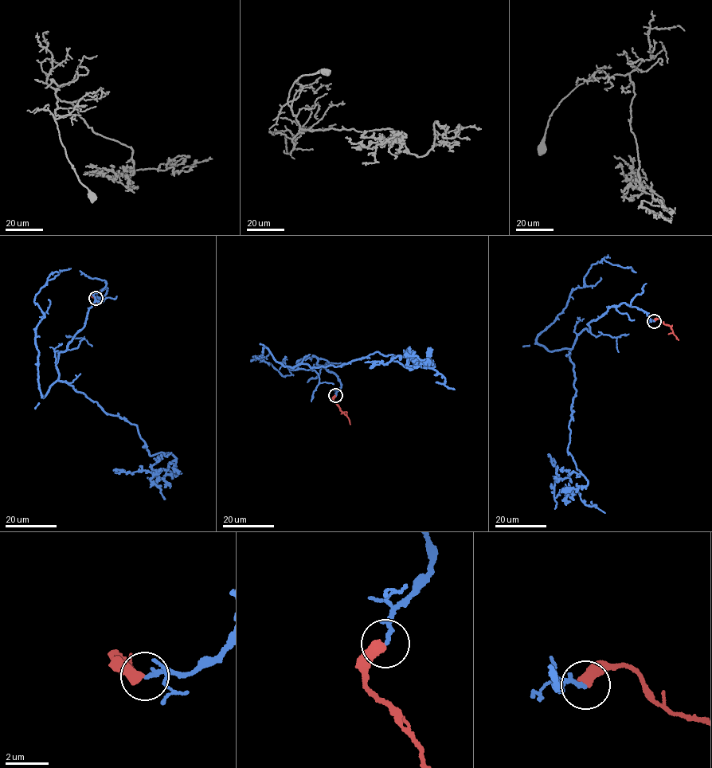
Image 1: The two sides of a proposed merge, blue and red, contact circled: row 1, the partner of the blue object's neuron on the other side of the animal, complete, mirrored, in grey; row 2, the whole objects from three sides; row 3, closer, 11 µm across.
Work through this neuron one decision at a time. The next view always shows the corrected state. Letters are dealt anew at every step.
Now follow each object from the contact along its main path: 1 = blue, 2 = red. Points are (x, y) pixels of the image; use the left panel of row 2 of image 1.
1: (95, 298), (107, 288), (59, 352), (59, 380), (136, 426), (148, 453), (163, 453), (150, 480), (170, 487)
2: (95, 298), (91, 295), (96, 300), (95, 306)

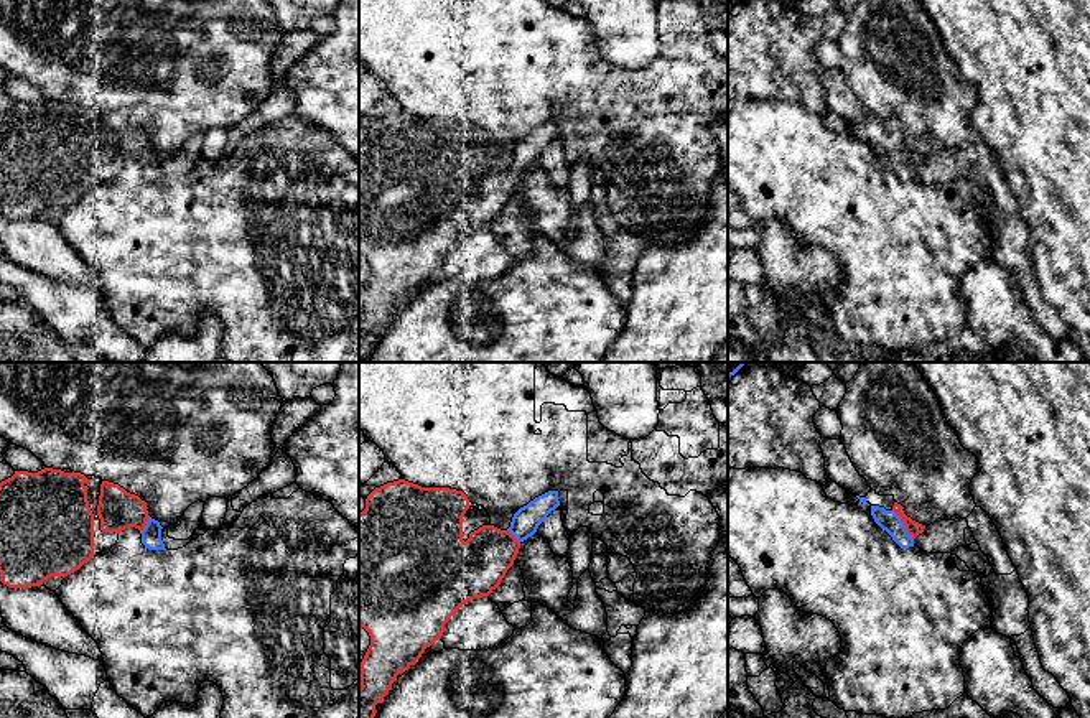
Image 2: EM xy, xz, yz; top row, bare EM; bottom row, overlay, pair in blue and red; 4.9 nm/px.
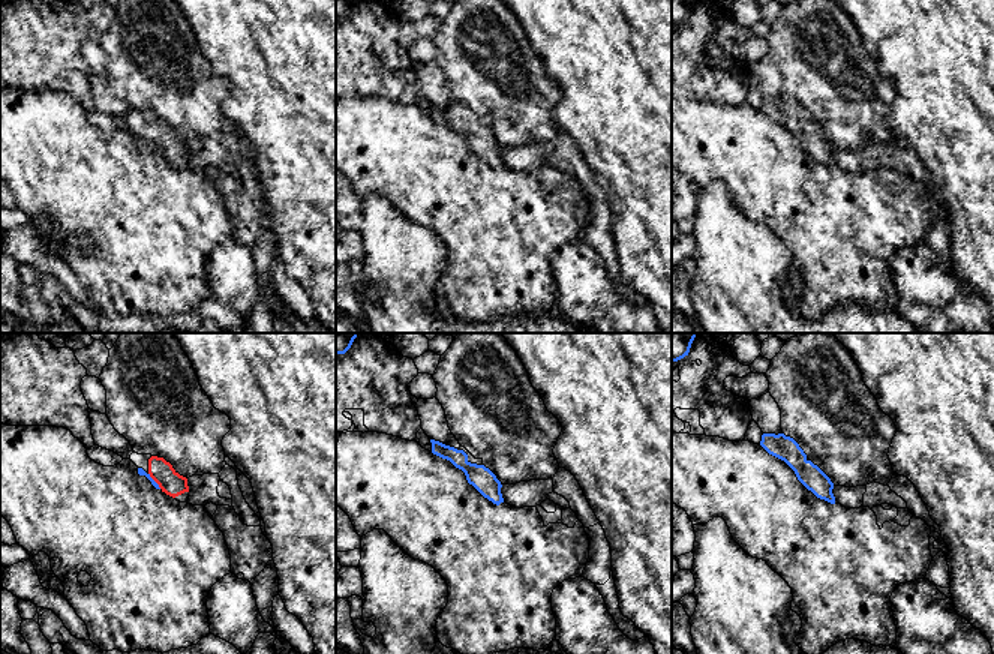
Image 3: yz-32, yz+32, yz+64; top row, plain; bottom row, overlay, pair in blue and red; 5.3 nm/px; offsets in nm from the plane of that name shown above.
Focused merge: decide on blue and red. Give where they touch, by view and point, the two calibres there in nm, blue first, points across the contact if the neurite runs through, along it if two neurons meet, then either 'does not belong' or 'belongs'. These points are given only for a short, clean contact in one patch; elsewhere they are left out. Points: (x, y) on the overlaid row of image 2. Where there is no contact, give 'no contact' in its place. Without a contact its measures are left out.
yz (903, 524) | 100/70 nm | across yz (889, 521), (903, 524), (912, 527) | belongs

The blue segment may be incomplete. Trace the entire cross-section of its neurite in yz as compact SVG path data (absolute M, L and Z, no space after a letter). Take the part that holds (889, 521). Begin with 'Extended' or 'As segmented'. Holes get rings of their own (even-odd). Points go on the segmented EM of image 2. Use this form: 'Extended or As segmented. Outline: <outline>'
Extended. Outline: M894 502L891 511L879 506L871 506L871 515L901 548L909 548L914 547L914 538L924 532L925 525L907 517L902 509L904 507L897 502Z

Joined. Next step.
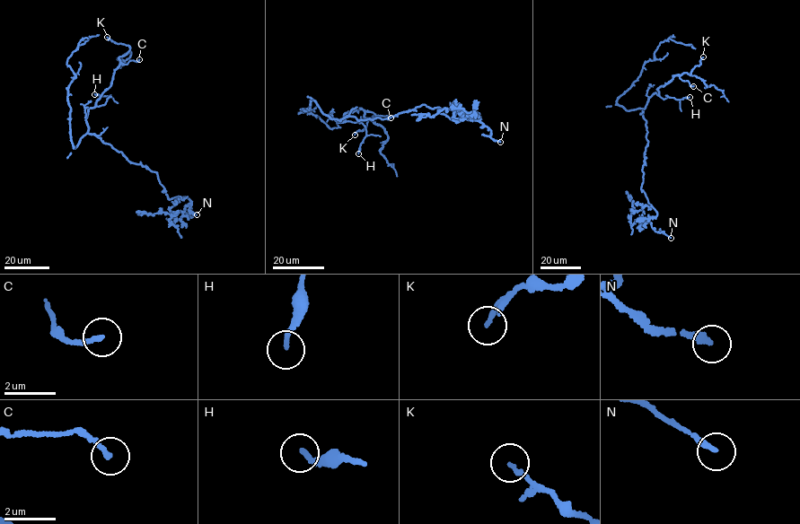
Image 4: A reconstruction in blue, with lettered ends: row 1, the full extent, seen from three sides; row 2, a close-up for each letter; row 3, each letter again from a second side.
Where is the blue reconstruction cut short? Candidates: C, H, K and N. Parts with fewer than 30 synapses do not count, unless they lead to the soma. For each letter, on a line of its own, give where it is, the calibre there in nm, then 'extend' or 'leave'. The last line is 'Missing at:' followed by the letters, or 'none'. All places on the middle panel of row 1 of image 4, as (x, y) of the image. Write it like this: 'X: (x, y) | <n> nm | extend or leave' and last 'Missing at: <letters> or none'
C: (391, 117) | 190 nm | leave
H: (358, 153) | 200 nm | leave
K: (355, 135) | 170 nm | leave
N: (500, 142) | 200 nm | extend
Missing at: N

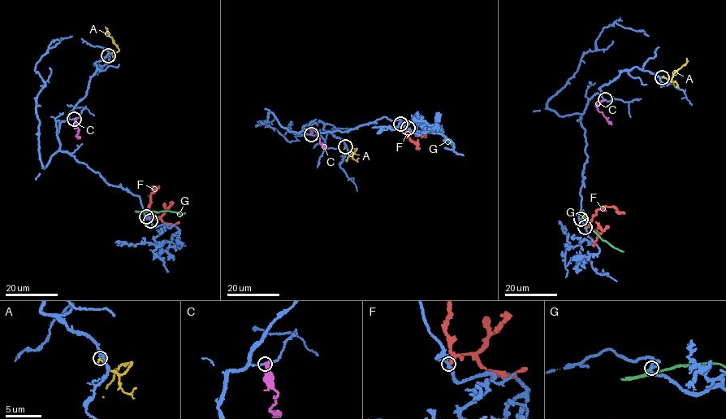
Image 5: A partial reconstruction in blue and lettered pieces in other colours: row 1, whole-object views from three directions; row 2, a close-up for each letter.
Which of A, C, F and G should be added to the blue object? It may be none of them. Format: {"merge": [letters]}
{"merge": ["A"]}

